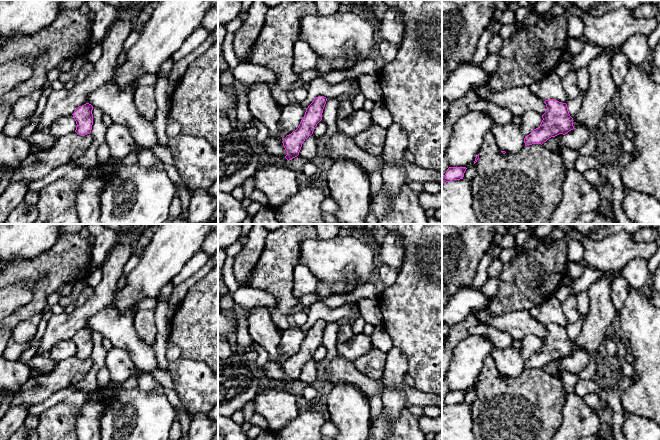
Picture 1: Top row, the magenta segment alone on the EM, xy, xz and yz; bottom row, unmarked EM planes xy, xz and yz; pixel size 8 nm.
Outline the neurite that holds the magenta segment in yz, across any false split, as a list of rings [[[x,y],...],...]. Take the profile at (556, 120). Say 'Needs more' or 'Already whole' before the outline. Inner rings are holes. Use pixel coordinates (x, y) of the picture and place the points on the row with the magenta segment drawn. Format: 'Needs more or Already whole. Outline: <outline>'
Already whole. Outline: [[[554,99],[544,101],[547,110],[542,115],[540,126],[525,136],[525,146],[532,144],[543,144],[549,138],[559,134],[567,134],[574,129],[573,118],[570,116],[566,103]]]

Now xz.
Already whole. Outline: [[[324,96],[316,97],[306,109],[298,128],[283,139],[282,143],[287,151],[285,158],[288,161],[299,155],[303,142],[313,134],[315,127],[322,120],[326,101]]]

